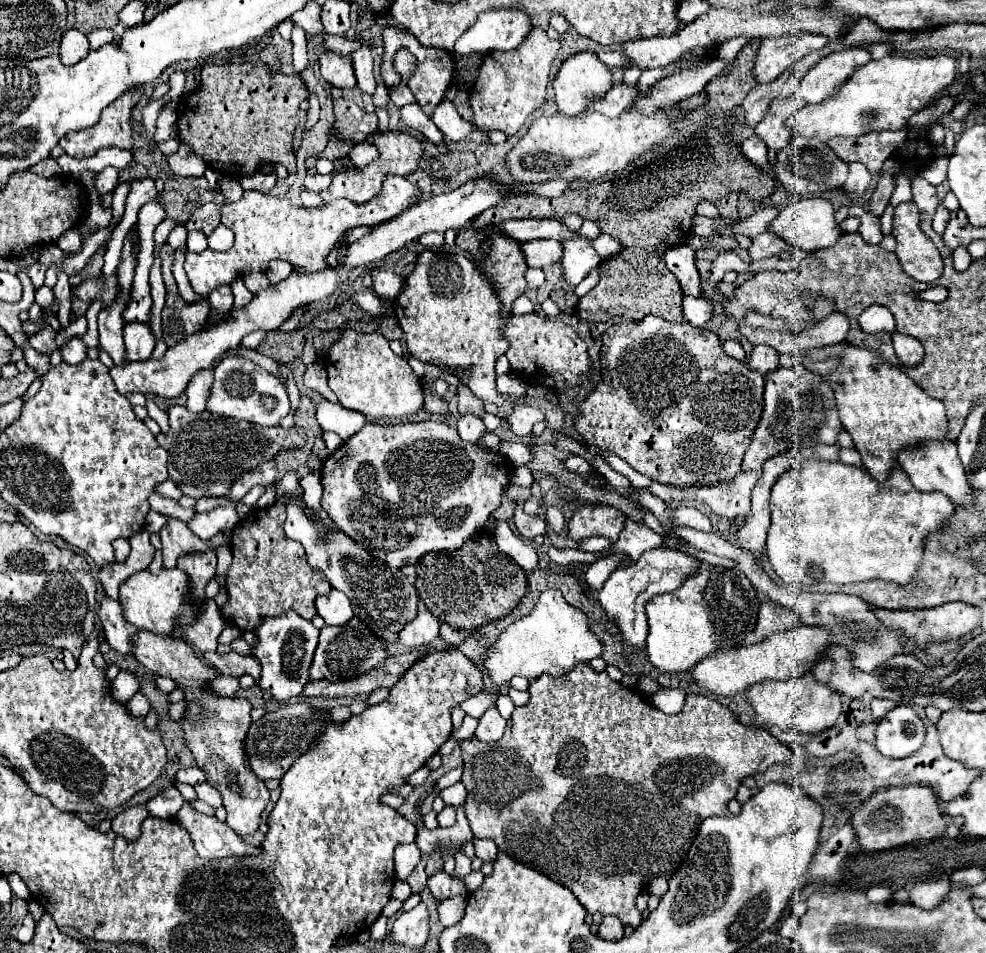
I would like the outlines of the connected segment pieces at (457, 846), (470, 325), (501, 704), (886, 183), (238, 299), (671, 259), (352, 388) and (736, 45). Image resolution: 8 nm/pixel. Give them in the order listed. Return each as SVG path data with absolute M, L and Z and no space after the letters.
M464 804L457 809L457 824L451 828L419 828L415 844L421 850L421 854L431 854L435 850L443 852L443 870L452 874L455 867L453 849L459 851L467 840L473 840L473 832L469 827L467 816L464 811Z
M425 250L417 256L413 272L407 276L397 296L395 316L405 334L409 356L417 360L443 362L447 366L463 366L471 370L467 386L485 402L501 406L507 398L495 384L495 360L507 352L503 324L509 316L501 312L501 300L495 284L483 276L475 262L461 254Z
M499 696L499 698L497 698L497 702L495 702L495 706L497 706L499 714L501 714L505 720L509 720L509 718L511 718L511 714L513 714L513 710L515 710L515 704L511 702L511 698L509 698L509 696Z
M887 172L881 176L873 196L871 196L871 212L881 216L881 212L885 210L885 206L889 204L889 198L891 198L891 192L895 188L895 174L893 172Z
M241 278L235 280L231 288L233 288L233 296L235 296L235 306L247 306L251 302L253 294L245 288L245 284L243 284Z
M681 244L681 246L675 246L667 252L663 252L663 262L673 272L673 276L679 280L679 284L683 286L683 290L687 294L691 294L691 296L701 294L699 272L695 268L695 252L689 246Z
M345 328L331 344L325 360L325 370L329 374L329 388L337 394L339 402L365 414L369 420L379 418L403 418L413 414L423 406L421 378L413 372L405 356L397 356L383 334L379 332L357 332Z
M739 36L739 38L733 38L733 40L727 40L727 42L719 44L719 48L715 52L715 58L733 60L745 42L747 42L747 36Z

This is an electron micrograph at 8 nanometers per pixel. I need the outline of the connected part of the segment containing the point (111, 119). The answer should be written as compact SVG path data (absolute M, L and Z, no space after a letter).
M133 88L125 92L119 100L109 104L101 112L101 120L93 128L69 132L63 136L59 146L65 150L65 154L73 158L87 158L93 156L99 148L131 148L131 108L137 104L141 96L139 88Z

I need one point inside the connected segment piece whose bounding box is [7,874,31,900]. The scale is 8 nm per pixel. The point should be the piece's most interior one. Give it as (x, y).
(17, 885)

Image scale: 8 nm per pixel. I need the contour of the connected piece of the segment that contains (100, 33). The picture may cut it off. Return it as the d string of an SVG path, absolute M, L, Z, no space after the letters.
M93 30L93 32L87 34L87 40L89 40L89 46L93 50L97 50L97 48L101 48L107 42L115 44L119 40L119 34L115 30Z

